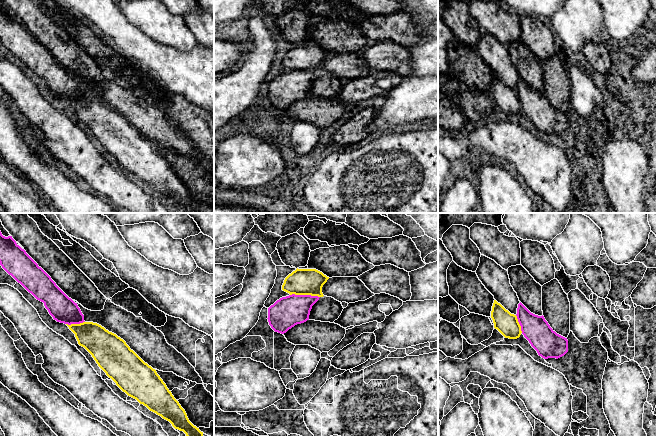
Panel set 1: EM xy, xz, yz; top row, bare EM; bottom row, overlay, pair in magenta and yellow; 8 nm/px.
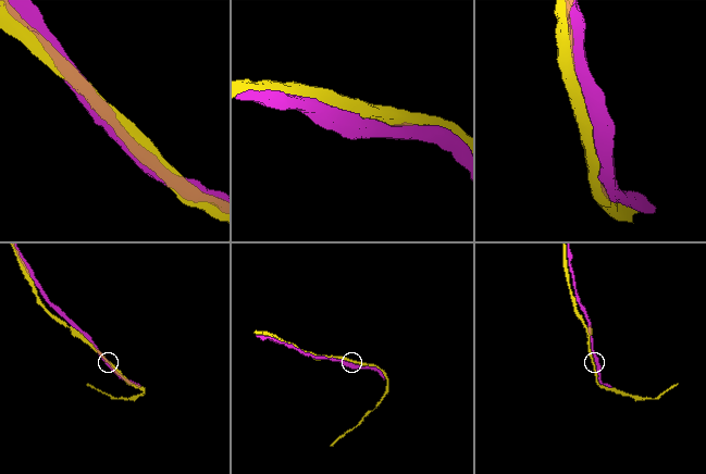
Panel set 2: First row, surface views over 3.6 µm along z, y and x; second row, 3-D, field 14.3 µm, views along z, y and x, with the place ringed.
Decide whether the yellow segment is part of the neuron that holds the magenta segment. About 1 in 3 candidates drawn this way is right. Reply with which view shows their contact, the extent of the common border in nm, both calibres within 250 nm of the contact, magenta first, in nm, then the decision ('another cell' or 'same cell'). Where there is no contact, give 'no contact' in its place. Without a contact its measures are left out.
contact in xz; length 240 nm; calibres 240 and 200 nm; another cell

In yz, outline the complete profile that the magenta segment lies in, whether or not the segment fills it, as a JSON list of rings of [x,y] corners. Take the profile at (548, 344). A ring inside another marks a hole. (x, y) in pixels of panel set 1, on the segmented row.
[[[521,302],[517,308],[517,319],[524,337],[544,359],[560,358],[568,352],[567,338],[557,334],[544,316],[531,313]]]

